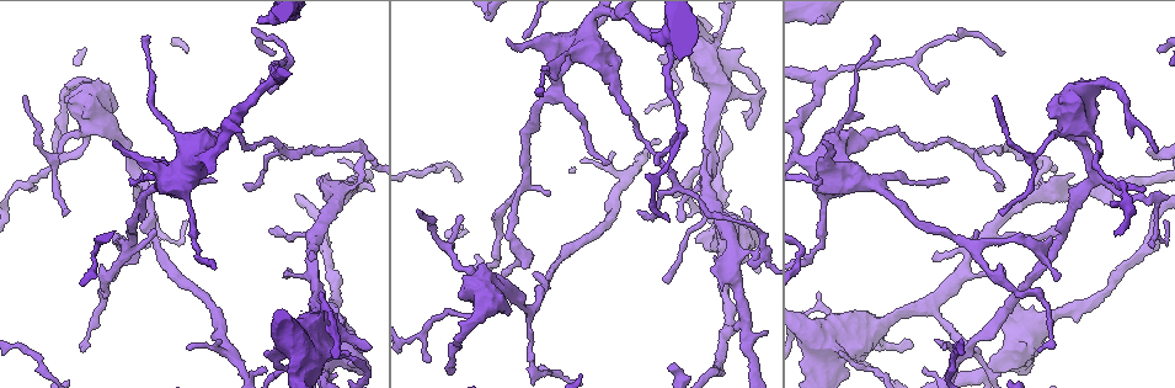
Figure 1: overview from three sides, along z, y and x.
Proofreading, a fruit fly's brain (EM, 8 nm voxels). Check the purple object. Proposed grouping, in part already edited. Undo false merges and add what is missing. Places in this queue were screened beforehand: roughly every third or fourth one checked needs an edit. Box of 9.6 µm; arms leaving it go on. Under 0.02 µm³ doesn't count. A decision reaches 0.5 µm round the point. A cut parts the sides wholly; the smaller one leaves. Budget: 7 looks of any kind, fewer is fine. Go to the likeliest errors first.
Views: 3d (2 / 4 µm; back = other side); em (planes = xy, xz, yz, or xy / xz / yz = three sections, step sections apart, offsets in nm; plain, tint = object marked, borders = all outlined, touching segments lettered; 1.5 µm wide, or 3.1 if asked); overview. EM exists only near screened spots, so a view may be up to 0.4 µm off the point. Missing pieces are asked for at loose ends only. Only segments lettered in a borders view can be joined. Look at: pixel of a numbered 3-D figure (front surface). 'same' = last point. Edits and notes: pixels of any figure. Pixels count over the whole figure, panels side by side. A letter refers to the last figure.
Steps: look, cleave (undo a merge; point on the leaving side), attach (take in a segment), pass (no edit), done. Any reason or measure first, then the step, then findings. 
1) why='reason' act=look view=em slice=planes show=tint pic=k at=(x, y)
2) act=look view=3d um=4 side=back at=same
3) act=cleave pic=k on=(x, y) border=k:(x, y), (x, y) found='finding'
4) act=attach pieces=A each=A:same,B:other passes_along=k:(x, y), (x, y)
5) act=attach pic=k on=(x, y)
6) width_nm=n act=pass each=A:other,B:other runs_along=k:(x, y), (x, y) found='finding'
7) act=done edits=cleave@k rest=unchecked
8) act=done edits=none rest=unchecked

why='an open end' act=look view=3d um=4 pic=1 at=(655, 162)

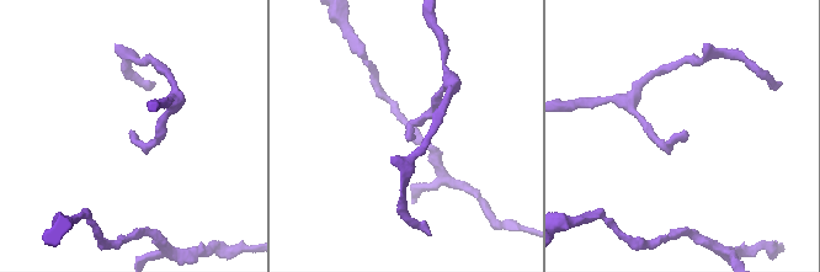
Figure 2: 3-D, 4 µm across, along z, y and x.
why='need the tissue' act=look view=em slice=xz step=4 show=borders pic=2 at=(686, 132)

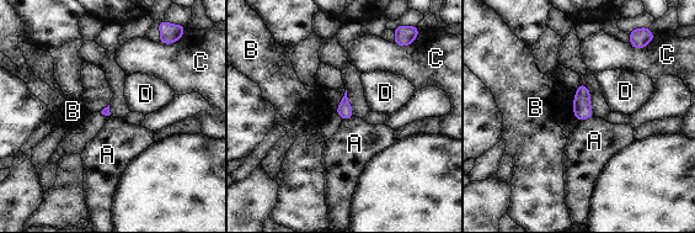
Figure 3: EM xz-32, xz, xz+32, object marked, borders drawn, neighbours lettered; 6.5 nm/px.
act=look view=em slice=planes show=borders at=same

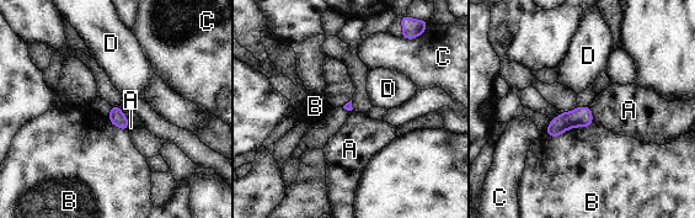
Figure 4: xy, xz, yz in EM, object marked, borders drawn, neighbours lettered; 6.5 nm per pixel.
act=pass each=A:other,B:other,C:other,D:other border=4:(588, 106), (593, 121) found='no lettered segment goes on from it'

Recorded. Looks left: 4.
why='abrupt turn' act=look view=3d um=4 pic=1 at=(1040, 158)

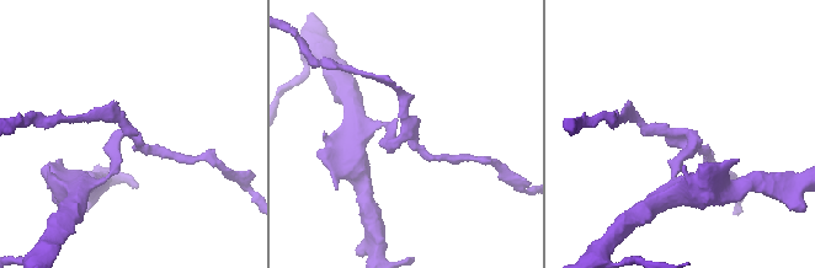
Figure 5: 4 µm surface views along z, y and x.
act=look view=em slice=xy step=4 show=tint pic=5 at=(683, 131)

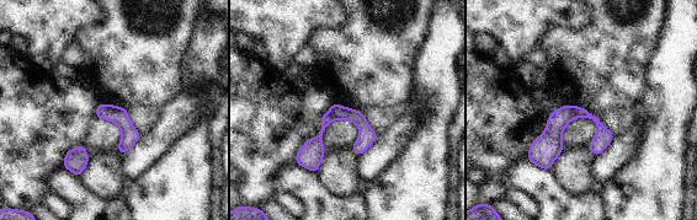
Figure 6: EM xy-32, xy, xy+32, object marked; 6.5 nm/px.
act=look view=em slice=planes show=borders at=same

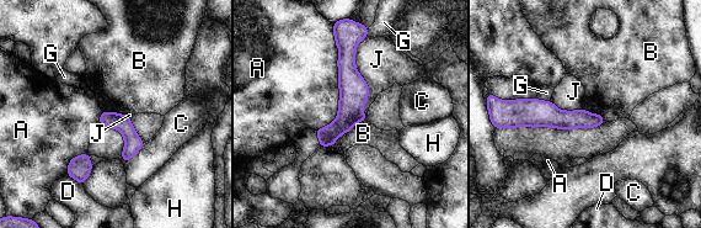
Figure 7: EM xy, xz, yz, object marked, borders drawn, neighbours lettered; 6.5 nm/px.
act=cleave pic=7 on=(327, 136) each=A:other,B:other,C:other,D:other,G:other,H:other,J:other border=7:(333, 122), (343, 132) found='two neurons meet here'

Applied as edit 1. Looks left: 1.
act=done edits=cleave@7 rest=unchecked

